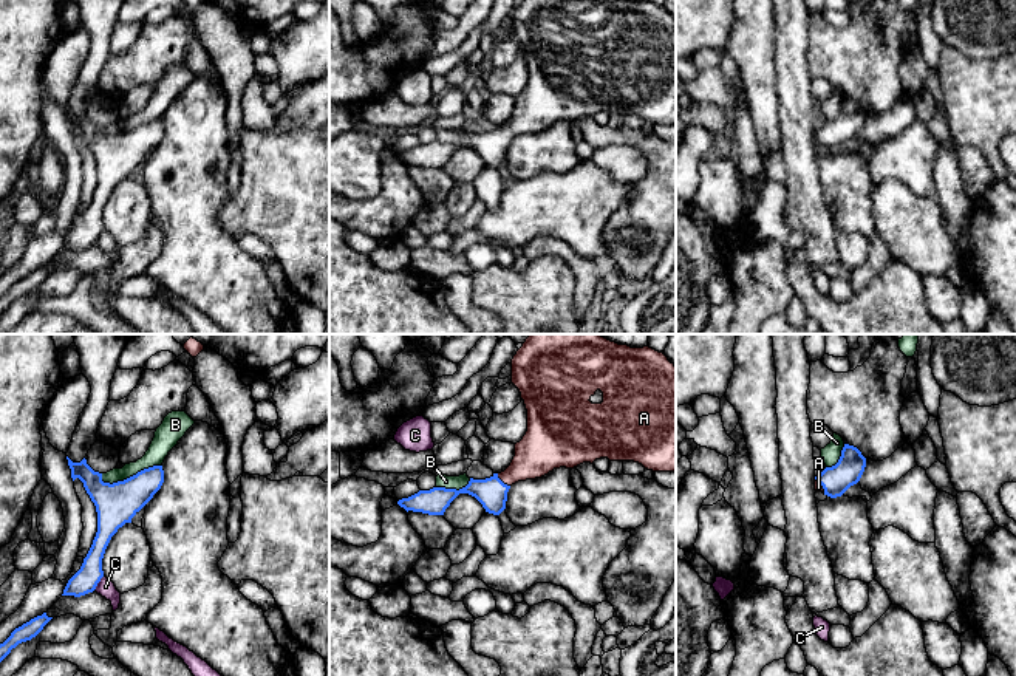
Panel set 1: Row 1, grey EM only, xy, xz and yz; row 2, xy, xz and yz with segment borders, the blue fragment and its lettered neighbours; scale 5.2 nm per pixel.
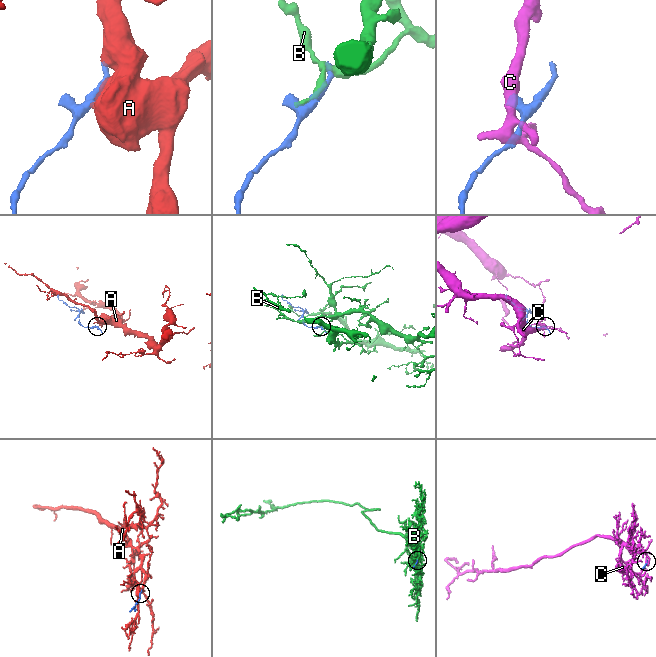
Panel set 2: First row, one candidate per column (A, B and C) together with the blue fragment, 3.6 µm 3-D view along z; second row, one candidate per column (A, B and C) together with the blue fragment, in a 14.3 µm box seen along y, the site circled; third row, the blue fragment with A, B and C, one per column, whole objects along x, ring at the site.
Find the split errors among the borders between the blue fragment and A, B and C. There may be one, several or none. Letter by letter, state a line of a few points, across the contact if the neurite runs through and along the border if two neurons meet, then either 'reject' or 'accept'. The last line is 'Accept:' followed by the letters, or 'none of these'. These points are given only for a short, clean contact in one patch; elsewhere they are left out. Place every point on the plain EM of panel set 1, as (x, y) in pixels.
A: line xz (492, 146), (501, 135), (538, 105); accept
B: reject
C: line xy (104, 229), (93, 243); reject
Accept: A

